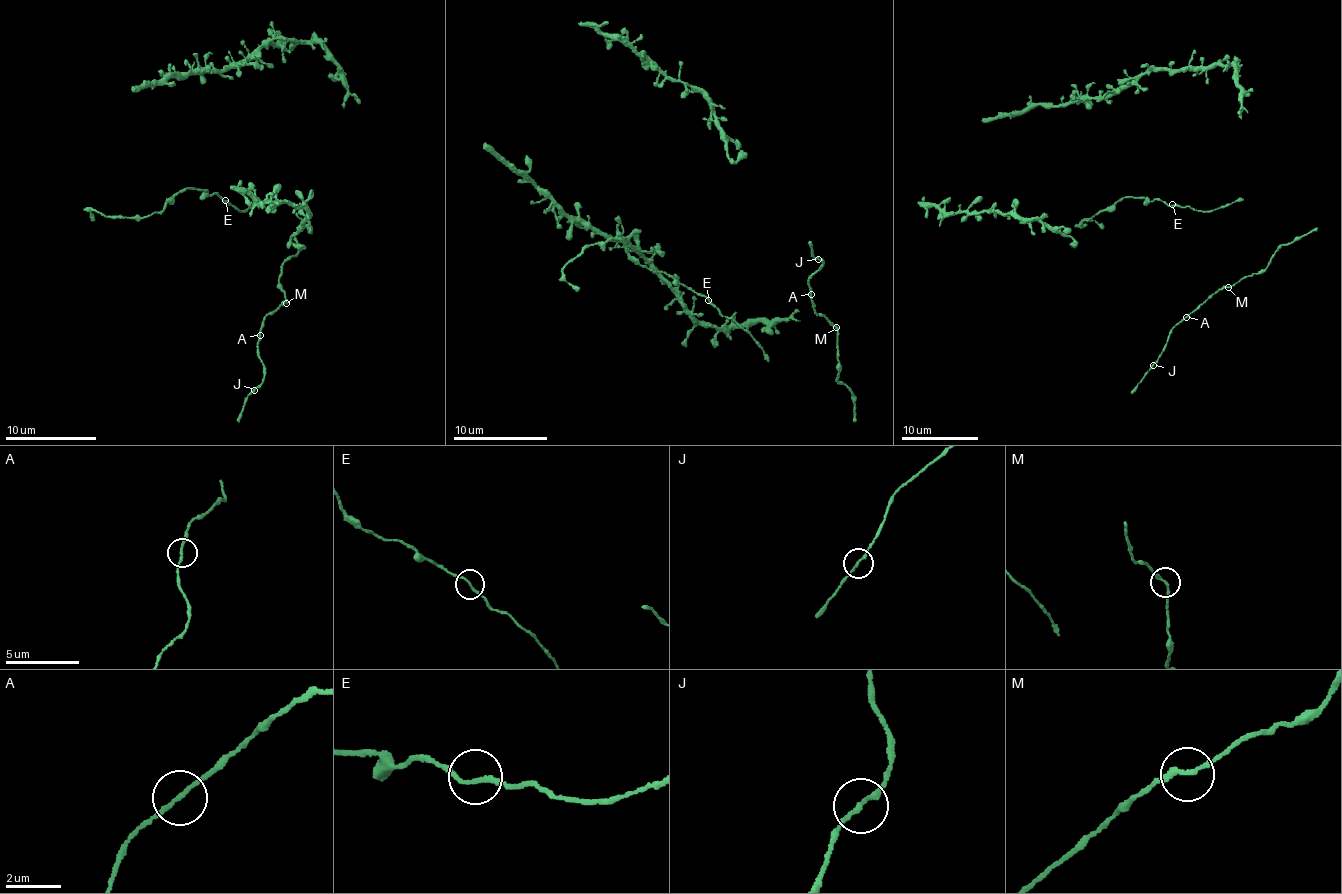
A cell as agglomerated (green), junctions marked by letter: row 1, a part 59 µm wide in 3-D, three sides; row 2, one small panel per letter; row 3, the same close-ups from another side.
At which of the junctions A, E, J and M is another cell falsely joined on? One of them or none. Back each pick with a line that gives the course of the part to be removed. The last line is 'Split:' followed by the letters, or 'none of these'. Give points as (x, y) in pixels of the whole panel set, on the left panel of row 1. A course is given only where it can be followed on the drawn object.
Split: none of these

